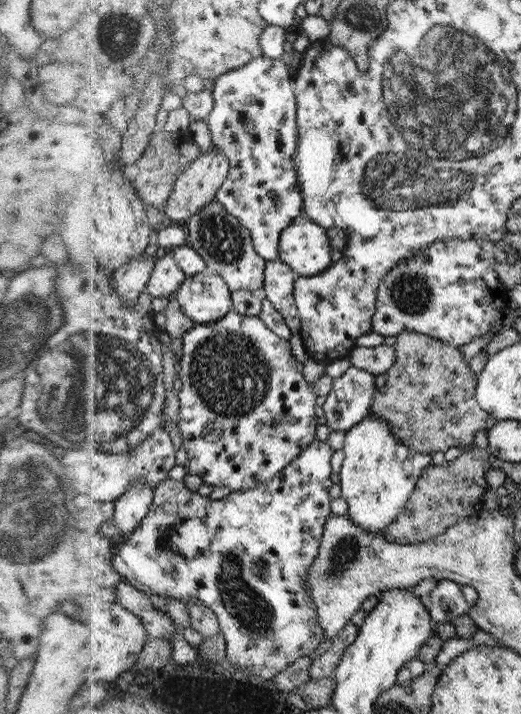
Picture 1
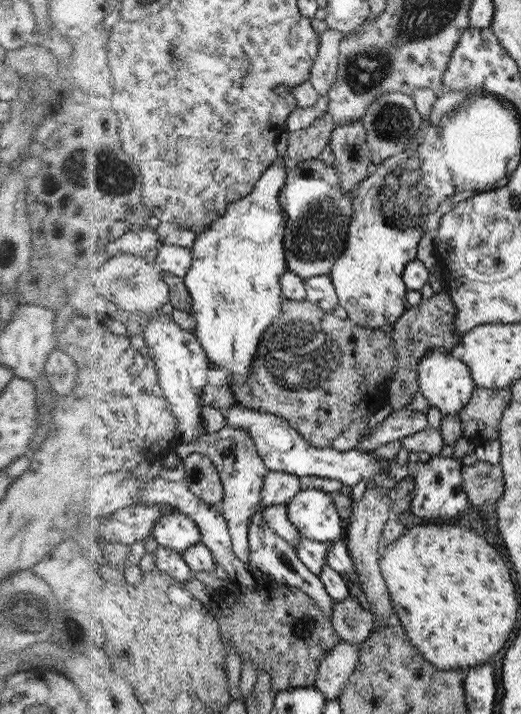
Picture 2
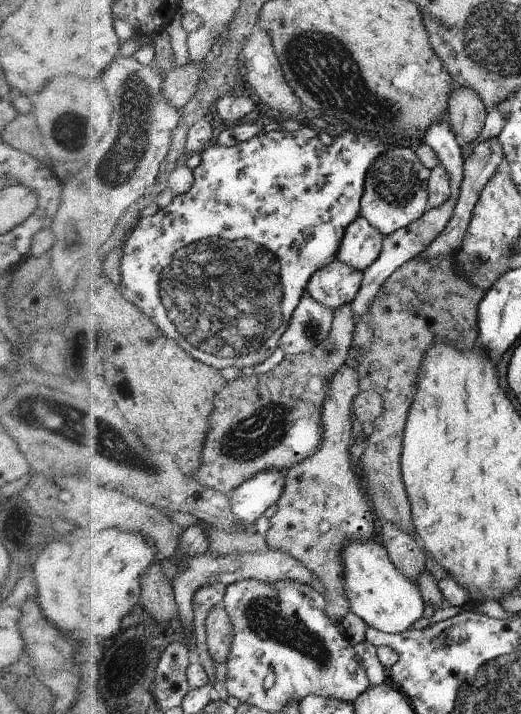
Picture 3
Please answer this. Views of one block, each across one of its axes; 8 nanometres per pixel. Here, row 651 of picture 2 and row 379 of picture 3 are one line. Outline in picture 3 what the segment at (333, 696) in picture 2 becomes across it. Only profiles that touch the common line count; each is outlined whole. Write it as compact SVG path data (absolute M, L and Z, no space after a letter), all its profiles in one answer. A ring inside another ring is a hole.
M347 365L342 366L341 370L334 376L332 394L325 403L325 414L323 416L325 440L323 446L315 456L288 470L287 486L282 499L278 503L279 511L271 518L273 526L268 536L269 546L272 549L292 553L294 557L297 557L298 560L317 574L327 589L325 593L329 601L327 611L333 620L338 620L339 623L351 610L344 576L343 551L351 543L362 543L374 539L374 532L376 532L376 524L374 524L376 520L374 520L374 516L370 516L368 504L364 502L364 490L360 488L360 478L352 470L350 452L348 452L352 442L354 442L350 414L352 414L353 408L352 398L354 398L354 394L359 394L358 376L356 368Z

